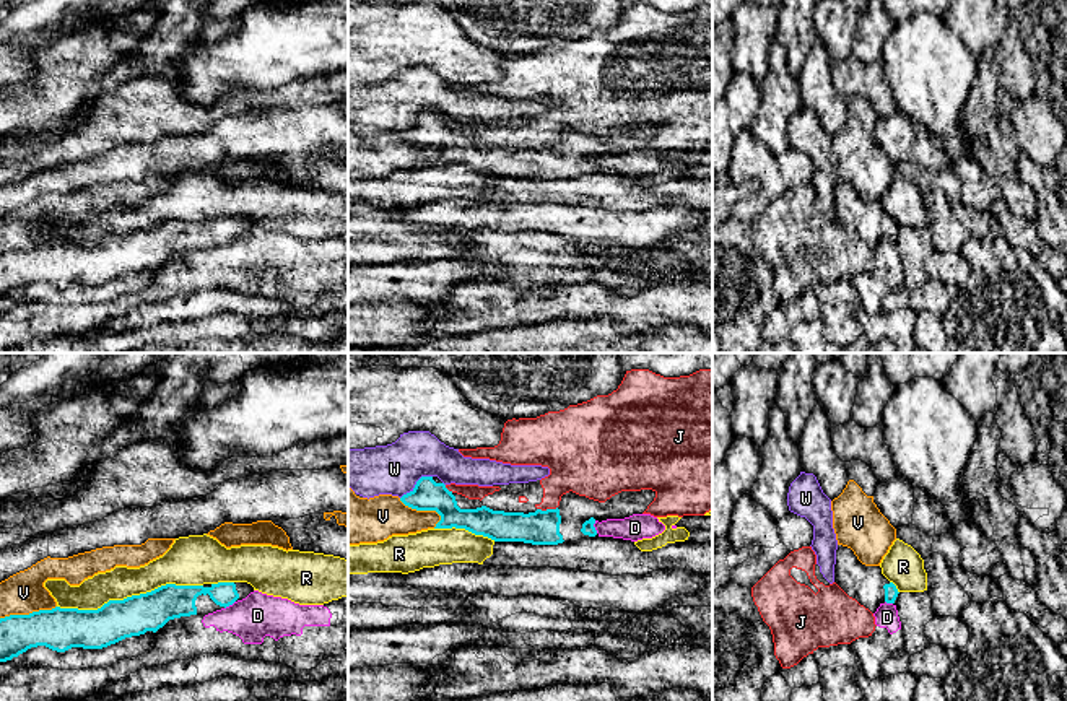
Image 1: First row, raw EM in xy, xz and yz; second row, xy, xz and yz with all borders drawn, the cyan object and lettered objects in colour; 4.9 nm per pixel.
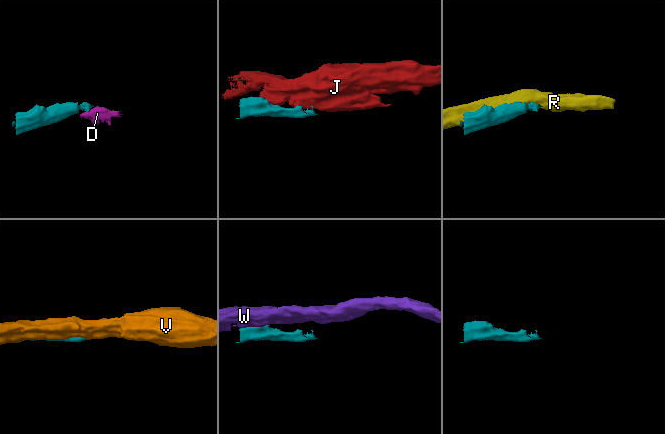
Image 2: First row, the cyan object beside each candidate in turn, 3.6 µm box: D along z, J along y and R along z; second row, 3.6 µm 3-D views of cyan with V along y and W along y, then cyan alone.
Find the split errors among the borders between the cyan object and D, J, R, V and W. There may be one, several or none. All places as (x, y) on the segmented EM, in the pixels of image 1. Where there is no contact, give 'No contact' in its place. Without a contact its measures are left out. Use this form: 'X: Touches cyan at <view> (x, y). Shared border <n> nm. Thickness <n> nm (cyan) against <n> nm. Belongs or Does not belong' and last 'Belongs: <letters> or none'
D: Touches cyan at xz (594, 527). Shared border 70 nm. Thickness 60 nm (cyan) against 130 nm. Does not belong
J: Touches cyan at xz (547, 509). Shared border 110 nm. Thickness 180 nm (cyan) against 240 nm. Does not belong
R: Touches cyan at xy (129, 597). Shared border 750 nm. Thickness 200 nm (cyan) against 160 nm. Does not belong
V: Touches cyan at xy (30, 613). Shared border 280 nm. Thickness 200 nm (cyan) against 200 nm. Does not belong
W: Touches cyan at xz (417, 483). Shared border 200 nm. Thickness 150 nm (cyan) against 260 nm. Does not belong
Belongs: none

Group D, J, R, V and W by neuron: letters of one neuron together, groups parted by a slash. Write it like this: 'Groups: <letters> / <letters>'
Groups: D / J / R / V / W

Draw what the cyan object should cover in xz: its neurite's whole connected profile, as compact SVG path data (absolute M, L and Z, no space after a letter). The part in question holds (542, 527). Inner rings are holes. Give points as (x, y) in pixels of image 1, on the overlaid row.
M421 477L400 501L416 511L436 511L441 520L434 529L465 529L494 542L558 545L595 537L597 520L642 514L654 498L652 490L621 491L599 503L569 491L561 496L556 509L504 512L486 507L480 499L449 491L438 477Z

